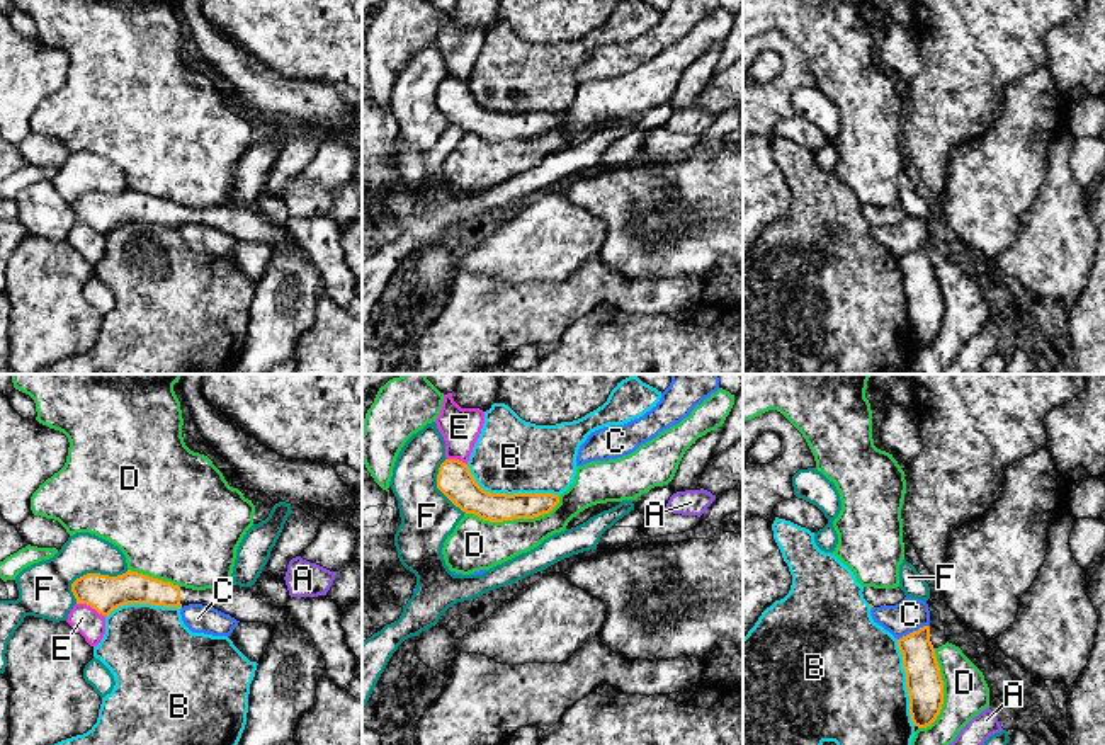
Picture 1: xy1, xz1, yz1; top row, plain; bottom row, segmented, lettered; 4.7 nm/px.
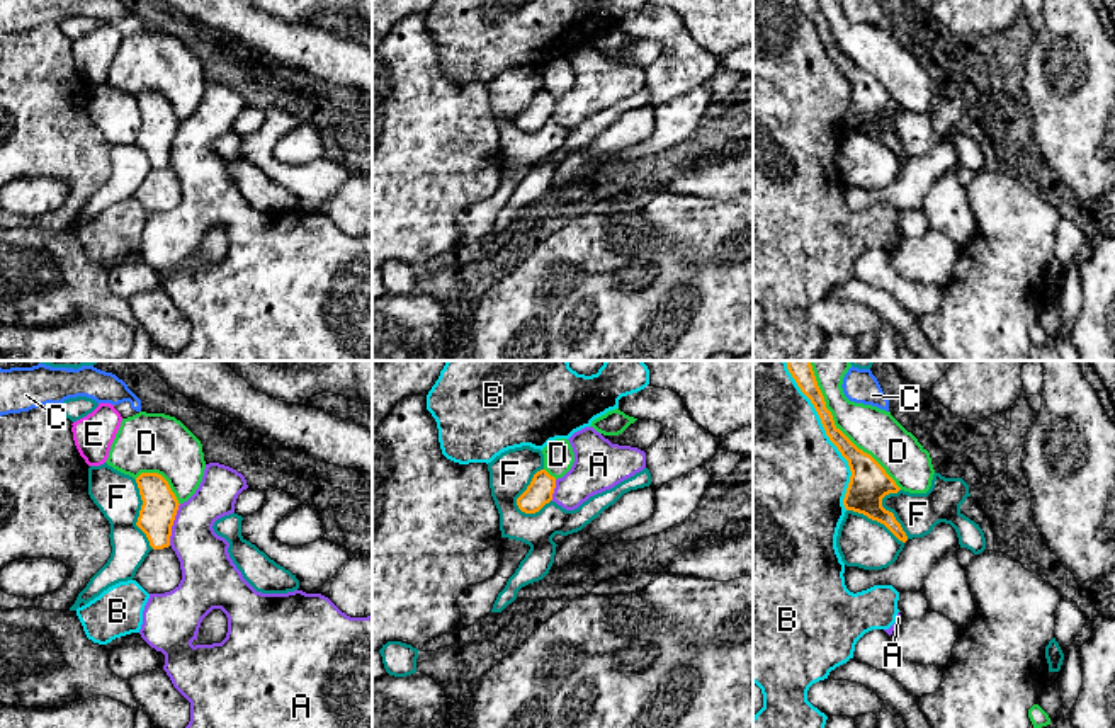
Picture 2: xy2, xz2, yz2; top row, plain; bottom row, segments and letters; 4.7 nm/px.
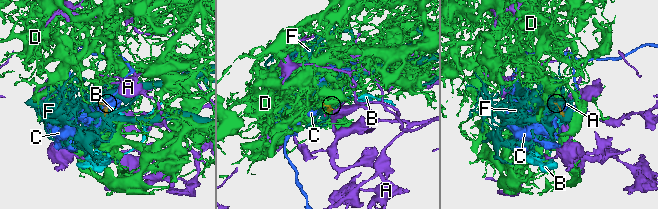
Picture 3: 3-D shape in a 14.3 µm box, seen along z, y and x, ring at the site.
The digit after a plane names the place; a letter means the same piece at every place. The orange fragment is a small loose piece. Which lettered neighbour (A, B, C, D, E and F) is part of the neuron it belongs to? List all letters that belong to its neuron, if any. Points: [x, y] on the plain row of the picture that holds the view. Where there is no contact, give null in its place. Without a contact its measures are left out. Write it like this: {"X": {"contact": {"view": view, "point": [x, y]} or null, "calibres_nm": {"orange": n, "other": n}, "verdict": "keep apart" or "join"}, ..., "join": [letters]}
{"A": {"contact": {"view": "xy2", "point": [172, 143]}, "calibres_nm": {"orange": 170, "other": 240}, "verdict": "keep apart"}, "B": {"contact": {"view": "yz2", "point": [835, 63]}, "calibres_nm": {"orange": 190, "other": 500}, "verdict": "keep apart"}, "C": {"contact": {"view": "yz1", "point": [913, 250]}, "calibres_nm": {"orange": 170, "other": 160}, "verdict": "keep apart"}, "D": {"contact": {"view": "yz2", "point": [847, 56]}, "calibres_nm": {"orange": 190, "other": 220}, "verdict": "keep apart"}, "E": {"contact": {"view": "xy1", "point": [90, 225]}, "calibres_nm": {"orange": 170, "other": 140}, "verdict": "keep apart"}, "F": {"contact": {"view": "xy1", "point": [90, 193]}, "calibres_nm": {"orange": 170, "other": 260}, "verdict": "keep apart"}, "join": []}

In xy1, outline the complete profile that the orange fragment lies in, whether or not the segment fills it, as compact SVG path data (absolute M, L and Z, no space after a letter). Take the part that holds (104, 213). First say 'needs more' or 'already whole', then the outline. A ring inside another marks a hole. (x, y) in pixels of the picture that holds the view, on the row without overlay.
needs more; M291 124L291 133L270 170L270 177L252 206L226 204L192 209L128 189L117 196L87 192L71 202L71 211L76 223L87 223L102 235L109 235L126 223L163 226L202 223L230 233L240 242L269 243L272 259L257 284L250 303L246 344L230 374L292 374L296 344L314 323L320 296L323 294L337 306L347 308L357 286L355 276L345 260L340 226L328 214L291 216L284 199L289 180L313 162L320 145L320 138L298 124Z

